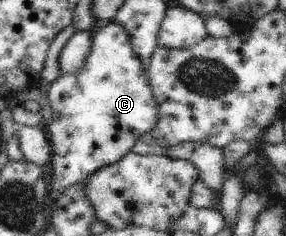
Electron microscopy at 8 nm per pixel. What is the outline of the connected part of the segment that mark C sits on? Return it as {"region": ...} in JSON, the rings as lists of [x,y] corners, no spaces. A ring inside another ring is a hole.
{"region":[[[114,21],[107,23],[107,25],[105,25],[105,27],[102,27],[101,29],[96,29],[94,31],[93,45],[91,45],[91,51],[89,51],[89,55],[87,55],[87,61],[85,61],[85,65],[83,65],[83,69],[81,69],[81,71],[79,71],[79,73],[67,73],[67,75],[59,74],[59,77],[57,77],[57,79],[55,79],[55,81],[52,81],[50,83],[50,87],[48,88],[47,97],[49,99],[49,105],[51,106],[51,111],[53,113],[53,115],[52,115],[53,119],[51,119],[51,123],[49,123],[49,127],[46,129],[47,133],[49,134],[49,138],[51,140],[52,146],[53,146],[52,159],[50,162],[51,166],[53,167],[53,176],[52,176],[51,185],[49,186],[49,187],[51,187],[51,190],[48,191],[49,212],[50,212],[51,204],[57,203],[57,199],[59,199],[59,197],[61,197],[61,195],[63,195],[63,193],[65,193],[65,191],[67,191],[67,189],[69,189],[69,187],[73,187],[73,185],[75,185],[75,183],[83,182],[85,179],[87,179],[87,177],[89,177],[89,175],[94,173],[94,170],[101,169],[101,167],[105,167],[105,165],[111,165],[112,163],[117,163],[117,161],[119,161],[119,159],[123,159],[123,157],[125,157],[125,154],[129,153],[129,151],[131,151],[133,149],[133,146],[135,145],[135,143],[137,143],[137,139],[139,139],[139,137],[141,137],[141,135],[145,135],[145,133],[149,133],[149,131],[151,131],[151,129],[153,129],[153,127],[155,127],[155,125],[157,125],[157,119],[159,119],[159,117],[157,117],[157,113],[159,113],[159,105],[157,105],[157,101],[155,101],[155,96],[153,95],[153,91],[151,91],[151,82],[149,81],[147,72],[145,71],[145,69],[143,69],[143,63],[141,63],[141,59],[139,59],[139,55],[135,55],[135,53],[133,53],[133,49],[131,49],[131,42],[129,41],[129,33],[127,33],[127,31],[125,31],[125,27],[123,27],[123,25],[119,25],[118,23],[115,23]]]}

